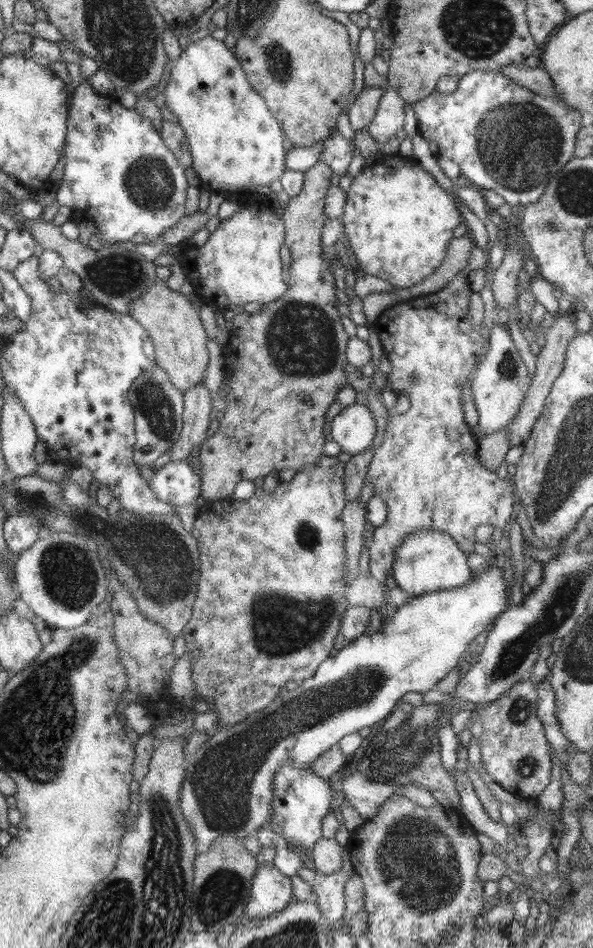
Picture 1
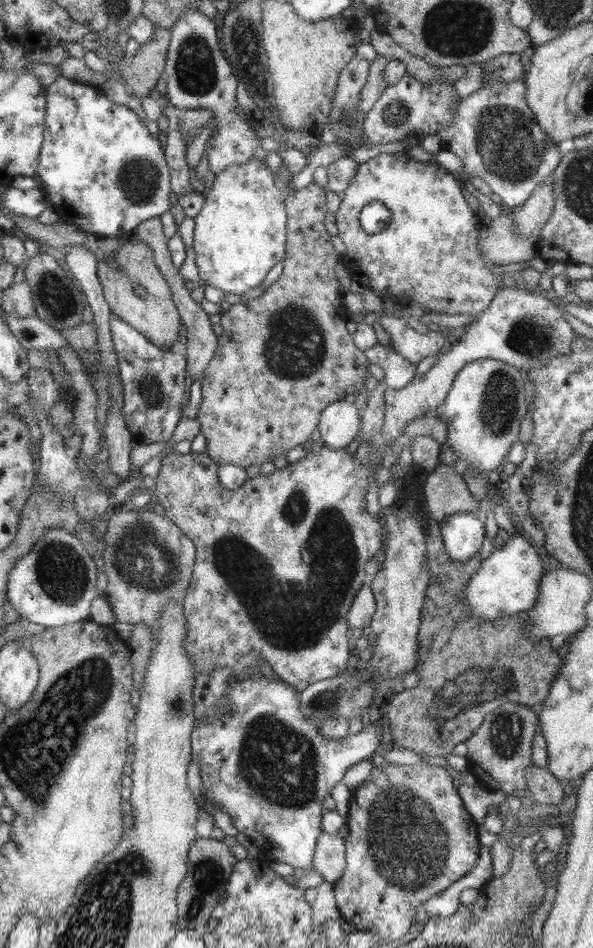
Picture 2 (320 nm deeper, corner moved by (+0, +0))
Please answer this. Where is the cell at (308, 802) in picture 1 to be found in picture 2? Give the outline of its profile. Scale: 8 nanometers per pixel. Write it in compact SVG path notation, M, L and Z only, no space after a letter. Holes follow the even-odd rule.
M254 671L248 673L246 677L236 684L232 684L227 688L225 695L222 697L221 704L223 708L229 708L231 713L224 713L219 717L200 717L195 721L191 732L191 760L198 762L200 766L200 776L202 778L201 786L203 790L207 792L207 797L211 800L215 806L223 806L223 809L229 814L232 820L234 820L235 827L238 833L245 834L255 843L258 847L262 848L266 852L269 860L286 862L290 864L294 869L303 868L309 869L313 866L313 854L315 853L315 844L318 836L323 831L321 827L322 802L326 796L330 796L332 788L343 780L343 776L346 774L347 768L358 764L362 760L371 758L376 748L378 748L381 739L380 725L376 723L370 723L367 726L363 726L362 731L357 734L347 734L345 737L339 739L329 739L323 737L319 733L319 729L315 727L313 720L307 719L300 710L299 693L290 687L287 683L280 680L268 680L260 673Z

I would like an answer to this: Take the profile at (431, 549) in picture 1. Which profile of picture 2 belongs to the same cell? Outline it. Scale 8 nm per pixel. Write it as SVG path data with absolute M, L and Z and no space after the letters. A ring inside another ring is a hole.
M454 513L439 521L442 544L450 558L464 563L479 554L486 532L484 520L475 513Z

